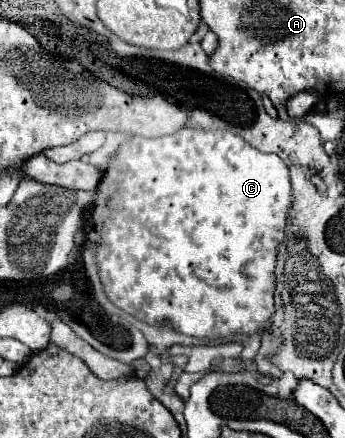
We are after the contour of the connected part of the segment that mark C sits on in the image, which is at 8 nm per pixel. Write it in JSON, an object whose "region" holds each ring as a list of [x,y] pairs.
{"region":[[[182,127],[172,135],[158,137],[158,139],[146,139],[146,137],[130,137],[124,141],[118,151],[110,157],[106,171],[98,183],[96,199],[92,203],[92,213],[88,219],[88,231],[86,231],[86,245],[92,247],[96,255],[98,265],[98,277],[102,281],[102,287],[108,295],[108,299],[120,307],[122,311],[130,313],[138,321],[144,321],[148,325],[170,325],[174,331],[182,335],[190,335],[196,339],[232,339],[234,335],[254,335],[264,333],[272,327],[274,317],[274,291],[276,291],[276,259],[280,245],[288,239],[286,227],[288,227],[288,211],[292,207],[292,183],[290,183],[290,171],[288,165],[272,155],[262,153],[248,145],[242,137],[230,133],[230,131],[202,131],[192,127]]]}

